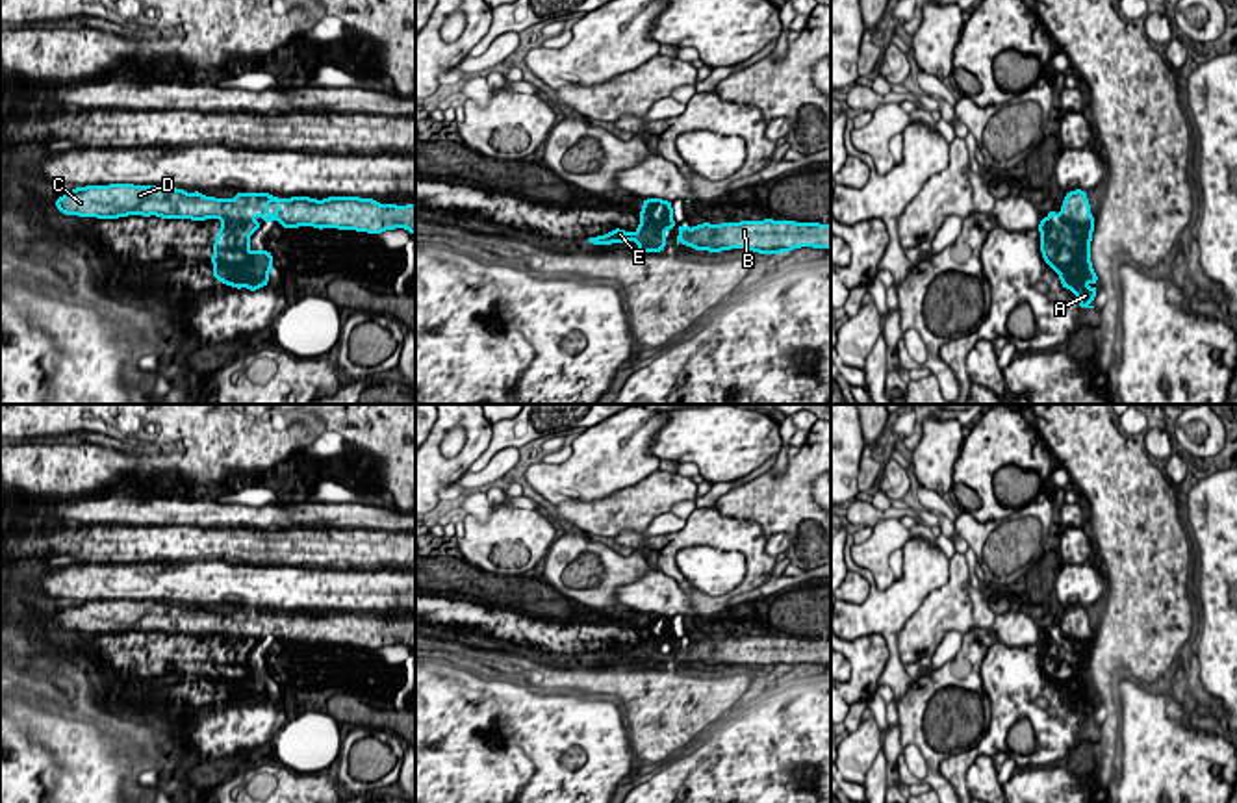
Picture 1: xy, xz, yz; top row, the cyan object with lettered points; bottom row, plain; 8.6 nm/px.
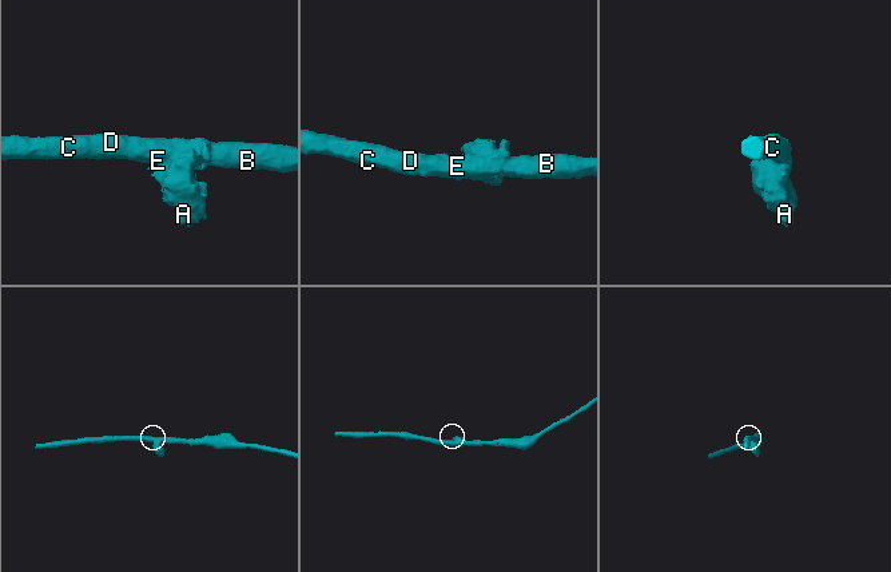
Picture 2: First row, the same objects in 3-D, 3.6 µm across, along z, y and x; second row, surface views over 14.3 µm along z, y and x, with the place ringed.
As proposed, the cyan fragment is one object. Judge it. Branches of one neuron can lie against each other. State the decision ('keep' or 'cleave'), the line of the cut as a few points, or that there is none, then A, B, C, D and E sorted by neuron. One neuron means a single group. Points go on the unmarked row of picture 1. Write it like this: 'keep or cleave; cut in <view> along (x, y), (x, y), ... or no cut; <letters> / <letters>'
cleave; cut in yz along (1061, 627), (1074, 637), (1091, 635); A / B C D E

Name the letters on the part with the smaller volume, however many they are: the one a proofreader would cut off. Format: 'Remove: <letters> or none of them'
Remove: A

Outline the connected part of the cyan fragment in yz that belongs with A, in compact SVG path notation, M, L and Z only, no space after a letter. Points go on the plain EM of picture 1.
M1052 625L1039 640L1042 675L1059 690L1061 701L1078 712L1081 725L1094 723L1098 708L1090 677L1094 634L1074 638Z

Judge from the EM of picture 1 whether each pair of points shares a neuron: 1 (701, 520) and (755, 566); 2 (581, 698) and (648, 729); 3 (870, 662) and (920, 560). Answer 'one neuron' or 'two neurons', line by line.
1: one neuron
2: one neuron
3: two neurons

